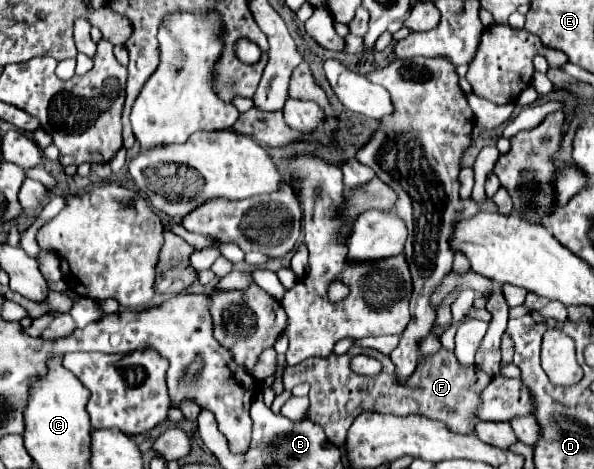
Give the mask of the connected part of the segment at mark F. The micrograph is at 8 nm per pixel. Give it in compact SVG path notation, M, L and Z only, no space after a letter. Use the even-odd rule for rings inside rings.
M441 346L435 356L423 356L413 372L413 378L407 378L407 382L399 380L395 376L395 364L387 354L377 352L377 360L383 364L383 372L377 378L363 378L349 368L353 352L345 354L331 354L327 358L307 358L305 362L297 366L287 366L283 370L283 384L299 384L307 382L311 384L309 400L311 406L307 410L307 420L323 426L327 438L343 446L345 436L353 420L361 412L381 412L381 414L421 414L427 418L441 420L447 428L453 428L455 434L473 434L475 426L481 422L475 414L477 406L481 404L481 392L491 382L489 376L483 376L483 370L477 364L461 366L457 362L457 356L453 350L447 350Z

